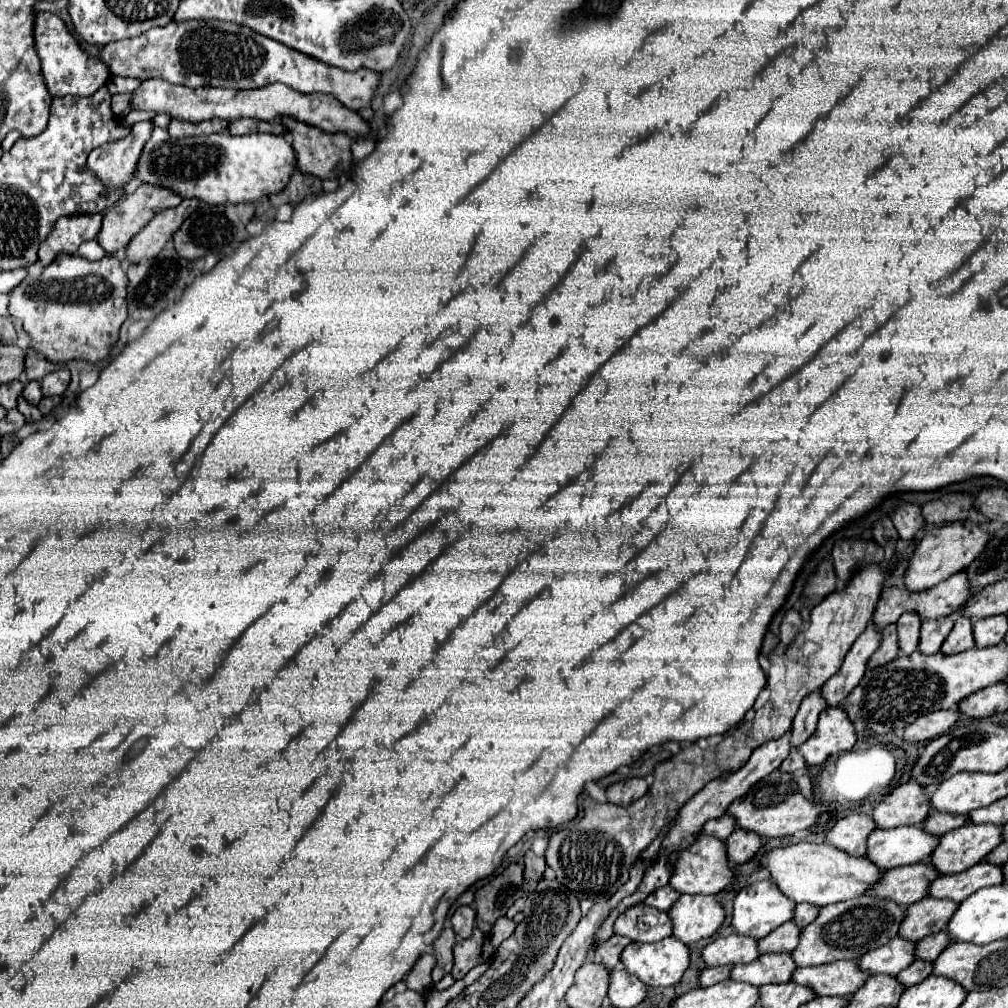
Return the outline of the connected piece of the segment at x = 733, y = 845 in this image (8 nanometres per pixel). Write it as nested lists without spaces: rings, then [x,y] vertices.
[[[737,827],[733,831],[733,835],[729,835],[729,839],[725,843],[727,843],[729,861],[733,865],[743,865],[743,863],[751,861],[759,853],[759,849],[763,847],[765,841],[757,833]]]

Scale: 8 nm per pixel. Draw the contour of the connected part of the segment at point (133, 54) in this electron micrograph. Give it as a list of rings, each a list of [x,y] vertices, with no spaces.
[[[191,19],[171,21],[165,27],[153,27],[137,39],[123,39],[109,43],[101,51],[101,59],[107,63],[113,75],[121,77],[161,77],[175,85],[185,87],[227,87],[227,89],[259,89],[269,83],[283,83],[303,95],[325,93],[333,95],[347,109],[361,109],[371,105],[371,97],[379,85],[379,73],[375,71],[337,71],[325,67],[317,59],[309,59],[299,51],[293,51],[257,31],[219,19]]]

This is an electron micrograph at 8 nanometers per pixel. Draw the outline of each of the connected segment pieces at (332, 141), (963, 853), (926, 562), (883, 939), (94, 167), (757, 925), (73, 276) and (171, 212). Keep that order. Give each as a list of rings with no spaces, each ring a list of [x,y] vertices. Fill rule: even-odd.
[[[283,117],[281,123],[285,125],[285,129],[293,135],[293,149],[295,149],[295,157],[297,157],[297,169],[301,173],[311,173],[319,179],[335,179],[335,165],[339,161],[351,163],[351,143],[355,141],[351,135],[347,133],[325,133],[313,125]]]
[[[975,825],[953,829],[941,837],[939,847],[931,855],[931,863],[941,873],[961,873],[989,855],[1003,839],[1001,825]]]
[[[957,521],[931,529],[929,533],[925,533],[921,543],[915,547],[913,555],[909,557],[903,577],[905,587],[909,591],[927,591],[937,583],[949,579],[951,575],[959,573],[961,567],[967,567],[975,559],[975,555],[981,553],[981,547],[985,547],[985,539],[989,539],[989,533],[983,531],[977,523],[969,523],[969,521],[967,523]]]
[[[863,895],[857,899],[833,903],[821,909],[821,915],[803,929],[793,959],[797,967],[813,967],[813,963],[803,961],[837,961],[837,959],[859,959],[871,949],[877,949],[899,933],[907,909],[891,899],[881,899],[873,895]]]
[[[151,121],[135,123],[129,137],[111,143],[101,145],[91,151],[87,167],[107,185],[107,187],[127,187],[135,181],[133,167],[137,165],[137,159],[141,155],[141,147],[149,139],[153,129]]]
[[[765,879],[765,881],[757,881],[757,883],[751,883],[747,885],[745,889],[739,891],[739,895],[735,897],[735,903],[733,903],[733,919],[731,919],[731,927],[735,933],[741,933],[741,935],[753,935],[757,939],[763,939],[767,937],[773,929],[781,927],[783,923],[791,921],[795,915],[795,903],[793,899],[789,899],[787,895],[783,895],[779,891],[779,887],[771,881],[771,879]]]
[[[57,255],[57,259],[43,267],[39,279],[27,275],[13,291],[9,299],[9,315],[21,321],[23,331],[31,337],[29,347],[49,359],[51,363],[65,363],[71,359],[85,359],[91,363],[109,355],[111,345],[119,337],[119,327],[127,319],[127,275],[121,269],[117,257],[105,255],[99,261],[89,261],[79,255]]]
[[[183,199],[177,207],[157,213],[125,247],[125,257],[129,263],[137,265],[145,259],[157,257],[161,247],[173,237],[173,231],[199,207],[199,199]]]

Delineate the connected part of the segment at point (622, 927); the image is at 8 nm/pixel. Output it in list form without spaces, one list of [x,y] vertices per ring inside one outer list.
[[[645,903],[623,911],[615,921],[615,933],[641,943],[655,943],[673,935],[673,921],[667,913]]]

